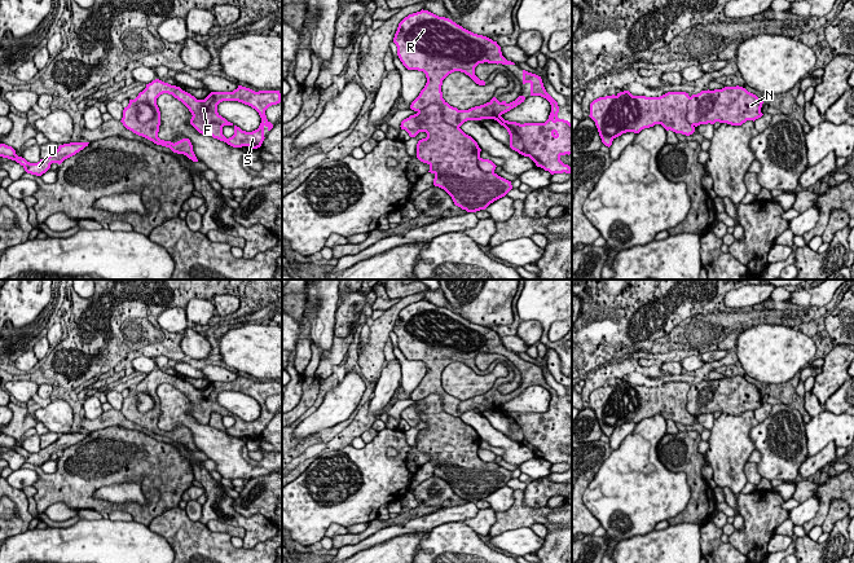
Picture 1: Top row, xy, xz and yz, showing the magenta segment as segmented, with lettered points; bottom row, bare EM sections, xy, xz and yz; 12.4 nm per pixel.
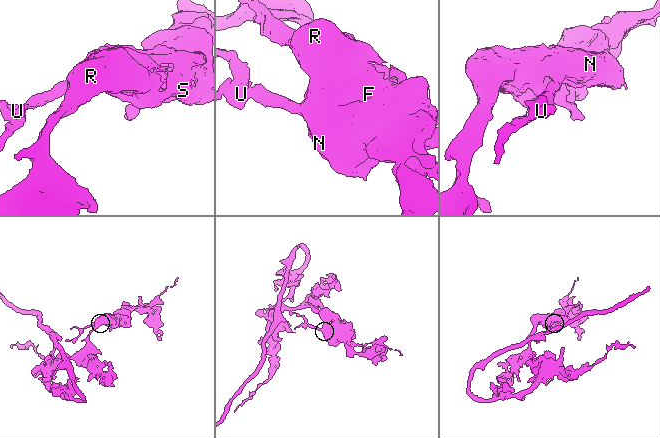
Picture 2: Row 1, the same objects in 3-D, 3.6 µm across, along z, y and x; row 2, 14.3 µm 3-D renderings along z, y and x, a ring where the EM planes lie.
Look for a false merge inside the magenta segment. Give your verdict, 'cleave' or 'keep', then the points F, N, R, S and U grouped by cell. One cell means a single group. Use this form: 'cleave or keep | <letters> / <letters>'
keep | F N R S U

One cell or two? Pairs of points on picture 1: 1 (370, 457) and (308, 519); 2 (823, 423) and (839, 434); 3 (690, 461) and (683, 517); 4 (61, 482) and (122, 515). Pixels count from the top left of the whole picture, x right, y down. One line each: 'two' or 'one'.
1: one
2: one
3: one
4: two

